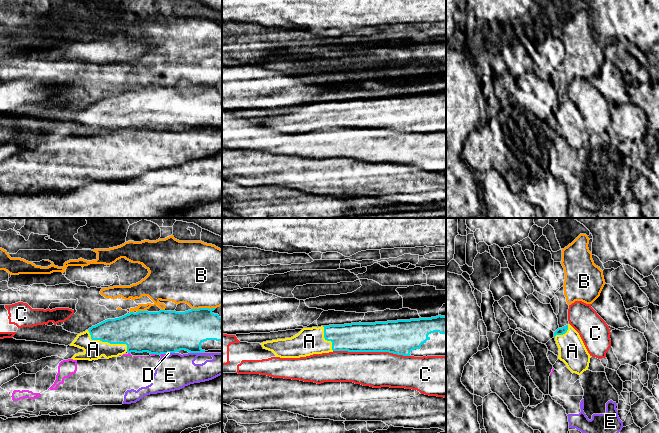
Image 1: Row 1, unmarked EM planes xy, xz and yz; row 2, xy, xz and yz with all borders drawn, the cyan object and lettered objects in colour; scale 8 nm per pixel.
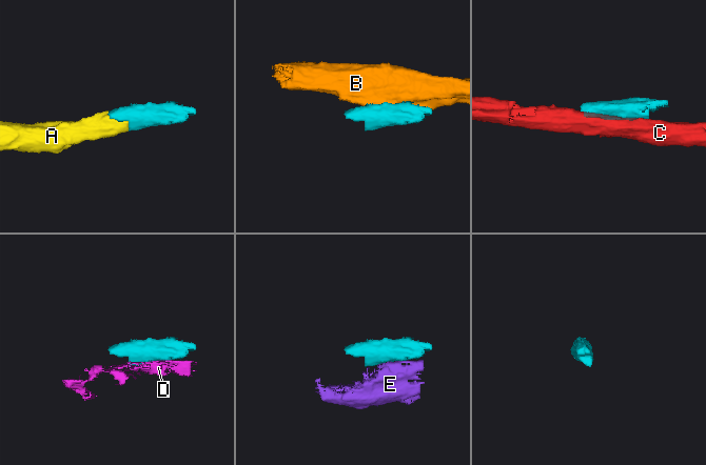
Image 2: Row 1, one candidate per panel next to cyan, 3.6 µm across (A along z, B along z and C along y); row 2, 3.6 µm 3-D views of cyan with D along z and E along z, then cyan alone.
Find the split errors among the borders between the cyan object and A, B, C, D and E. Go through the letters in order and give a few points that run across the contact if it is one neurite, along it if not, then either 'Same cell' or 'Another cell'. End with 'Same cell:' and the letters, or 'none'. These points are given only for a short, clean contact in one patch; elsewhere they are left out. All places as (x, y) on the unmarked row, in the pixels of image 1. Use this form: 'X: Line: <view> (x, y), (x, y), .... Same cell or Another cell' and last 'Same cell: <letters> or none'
A: Line: xy (136, 106), (108, 118), (100, 118), (93, 125). Same cell
B: Another cell
C: Another cell
D: Another cell
E: Line: xy (190, 128), (200, 129). Another cell
Same cell: A

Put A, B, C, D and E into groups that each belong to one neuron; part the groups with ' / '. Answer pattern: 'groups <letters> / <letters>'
groups A / B / C / D E

